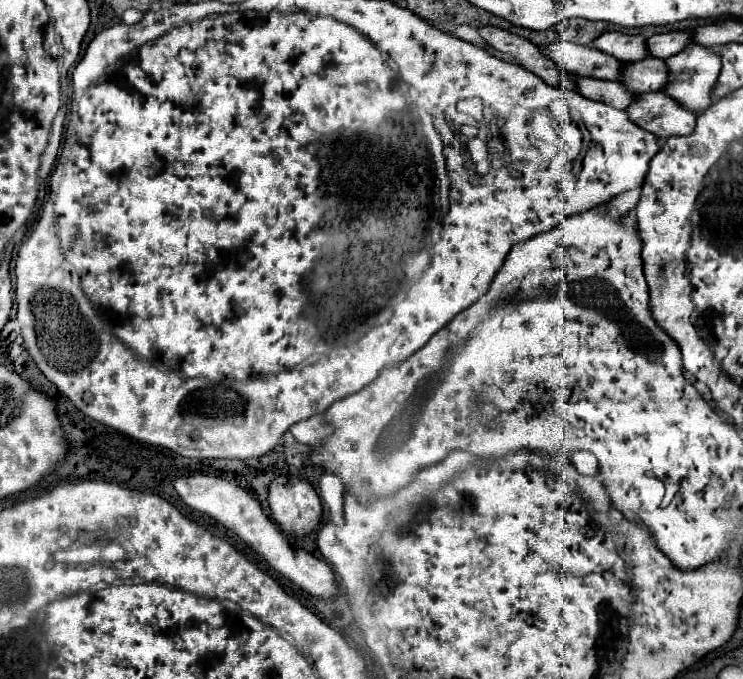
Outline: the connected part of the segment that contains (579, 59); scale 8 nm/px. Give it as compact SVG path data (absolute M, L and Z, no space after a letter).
M553 42L543 48L543 54L569 74L599 80L619 80L621 74L621 62L613 56L605 56L597 48L579 46L571 42Z

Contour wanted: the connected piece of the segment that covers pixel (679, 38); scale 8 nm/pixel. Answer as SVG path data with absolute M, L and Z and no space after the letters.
M665 32L665 34L653 34L647 38L647 52L655 58L669 58L677 52L681 52L681 48L685 48L687 44L691 44L691 36L689 32Z

